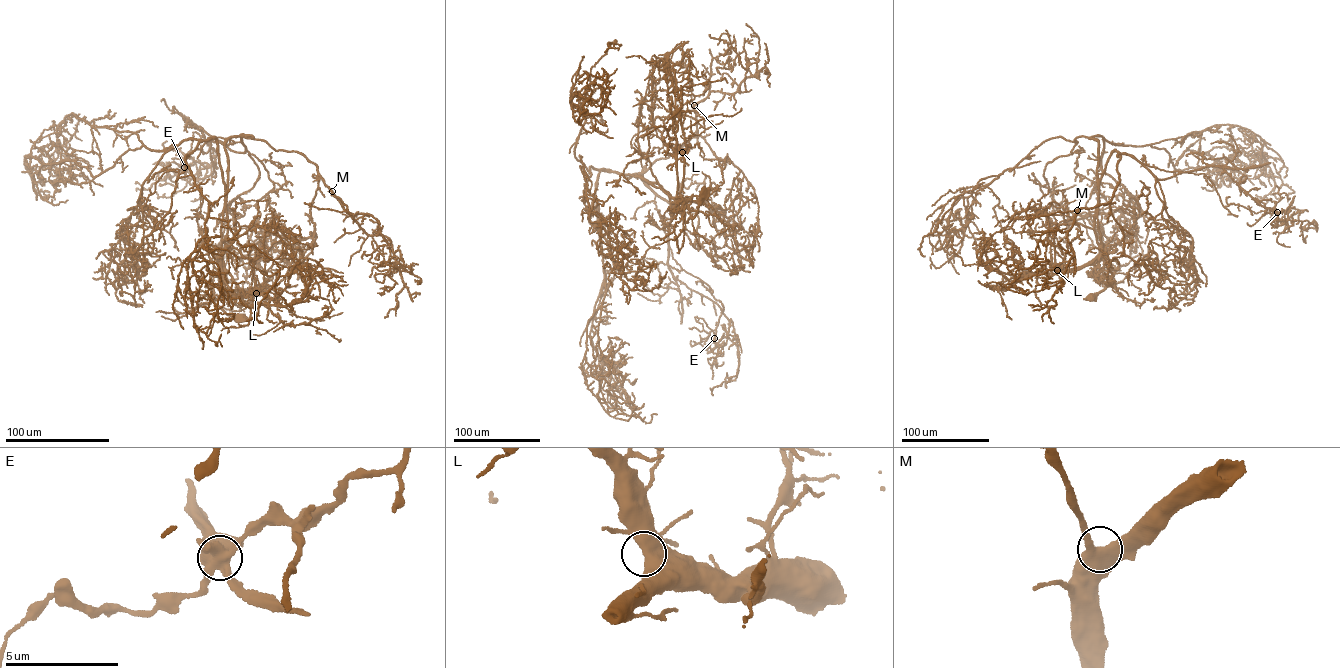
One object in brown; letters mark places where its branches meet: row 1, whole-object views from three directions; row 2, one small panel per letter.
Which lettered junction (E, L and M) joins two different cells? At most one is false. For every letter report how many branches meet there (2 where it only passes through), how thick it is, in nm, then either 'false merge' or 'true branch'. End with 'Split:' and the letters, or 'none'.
E: branches 5; calibre 600 nm; false merge
L: branches 3; calibre 500 nm; true branch
M: branches 3; calibre 480 nm; true branch
Split: E

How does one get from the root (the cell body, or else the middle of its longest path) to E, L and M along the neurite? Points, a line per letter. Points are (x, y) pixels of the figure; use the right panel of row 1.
E: (1091, 296), (1118, 263), (1094, 229), (1115, 150), (1158, 179), (1217, 166), (1264, 215), (1277, 213)
L: (1091, 296), (1108, 286), (1117, 261), (1106, 262), (1101, 255), (1077, 270), (1057, 270)
M: (1091, 296), (1108, 287), (1118, 265), (1101, 252), (1094, 216), (1107, 159), (1120, 153), (1113, 197), (1077, 210)

